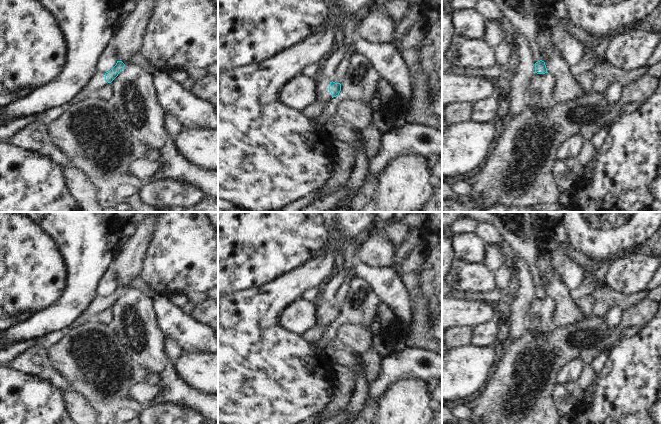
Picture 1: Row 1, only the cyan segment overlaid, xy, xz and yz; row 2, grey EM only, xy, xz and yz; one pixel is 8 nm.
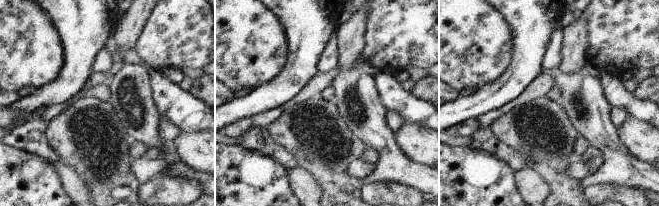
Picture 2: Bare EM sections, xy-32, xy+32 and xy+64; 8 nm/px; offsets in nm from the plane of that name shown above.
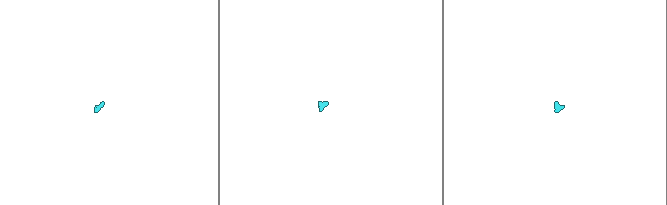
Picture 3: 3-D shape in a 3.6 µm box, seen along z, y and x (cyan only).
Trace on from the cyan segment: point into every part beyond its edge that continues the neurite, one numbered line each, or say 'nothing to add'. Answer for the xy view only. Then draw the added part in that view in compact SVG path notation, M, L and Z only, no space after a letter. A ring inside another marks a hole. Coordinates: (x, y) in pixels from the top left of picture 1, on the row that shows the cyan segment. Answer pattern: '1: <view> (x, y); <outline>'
1: xy (97, 81); M96 71L94 75L88 80L87 85L74 96L67 105L73 105L79 101L94 96L95 92L105 86L108 82L105 81L105 72Z

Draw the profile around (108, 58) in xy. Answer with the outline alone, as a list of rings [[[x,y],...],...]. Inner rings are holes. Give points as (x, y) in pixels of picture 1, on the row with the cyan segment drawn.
[[[113,41],[106,46],[106,48],[101,52],[98,62],[96,64],[96,71],[108,72],[117,63],[118,56],[116,54],[115,46]]]

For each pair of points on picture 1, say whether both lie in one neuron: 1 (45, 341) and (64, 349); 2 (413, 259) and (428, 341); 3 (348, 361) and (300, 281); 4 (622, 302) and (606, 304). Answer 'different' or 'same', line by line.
1: different
2: same
3: different
4: same

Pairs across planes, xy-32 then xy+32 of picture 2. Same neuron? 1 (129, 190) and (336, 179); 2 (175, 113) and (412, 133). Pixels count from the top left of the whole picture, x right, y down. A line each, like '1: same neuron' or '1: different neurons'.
1: same neuron
2: different neurons

